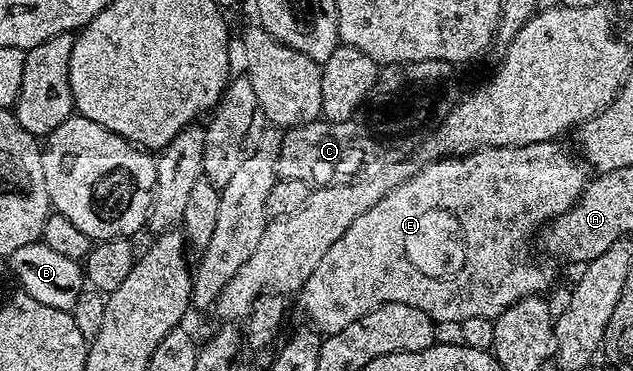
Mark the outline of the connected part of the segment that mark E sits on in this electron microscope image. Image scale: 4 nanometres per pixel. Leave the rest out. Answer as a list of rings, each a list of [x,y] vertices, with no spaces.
[[[543,141],[537,145],[476,149],[472,153],[465,153],[462,157],[440,157],[435,160],[429,165],[422,166],[413,177],[405,176],[400,184],[393,185],[387,195],[378,199],[374,207],[370,207],[370,211],[362,211],[362,215],[358,215],[358,219],[354,219],[354,223],[350,223],[350,227],[342,231],[342,239],[338,239],[338,243],[334,243],[334,247],[330,247],[330,251],[322,255],[318,267],[314,267],[314,275],[310,275],[310,279],[306,279],[304,286],[298,290],[300,305],[304,308],[305,315],[312,320],[309,321],[311,328],[317,333],[327,335],[342,331],[342,327],[350,327],[354,319],[362,319],[362,315],[386,303],[406,303],[406,307],[418,307],[426,311],[426,315],[430,315],[435,322],[462,322],[471,317],[495,319],[498,315],[502,315],[502,311],[506,311],[506,307],[522,299],[547,294],[547,289],[552,285],[552,277],[538,262],[528,261],[524,244],[535,229],[543,230],[556,217],[561,217],[584,193],[584,187],[590,180],[590,173],[582,164],[581,158],[576,155],[571,157],[556,141]]]

